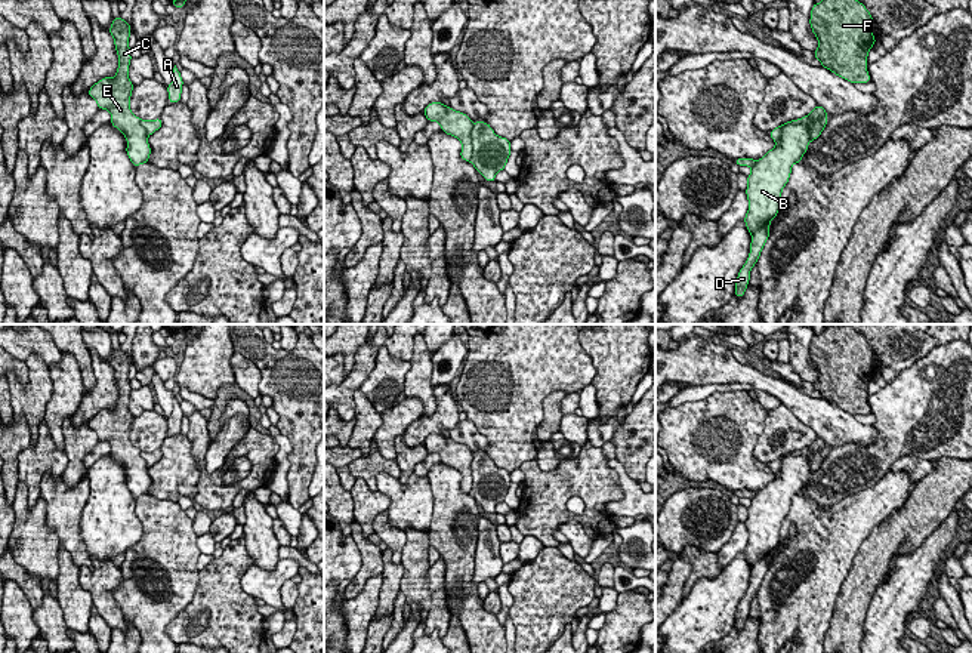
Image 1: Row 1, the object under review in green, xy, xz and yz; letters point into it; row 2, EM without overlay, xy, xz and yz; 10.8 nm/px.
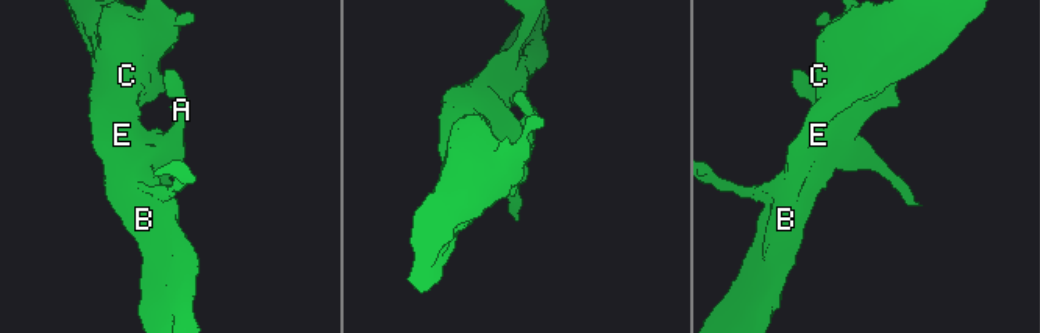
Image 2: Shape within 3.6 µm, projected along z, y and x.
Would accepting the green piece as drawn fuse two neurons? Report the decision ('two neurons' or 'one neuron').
two neurons

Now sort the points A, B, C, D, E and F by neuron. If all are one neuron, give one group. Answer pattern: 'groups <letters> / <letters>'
groups A / B C D E F

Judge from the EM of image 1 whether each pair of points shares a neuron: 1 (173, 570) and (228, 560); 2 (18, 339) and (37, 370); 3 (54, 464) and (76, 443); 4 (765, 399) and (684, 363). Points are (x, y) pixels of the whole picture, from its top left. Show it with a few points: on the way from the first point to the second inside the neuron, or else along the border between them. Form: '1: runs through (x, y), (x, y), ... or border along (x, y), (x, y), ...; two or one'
1: border along (200, 570), (194, 597), (188, 603); two
2: border along (37, 354), (31, 354), (24, 362); two
3: border along (64, 449), (67, 467), (59, 477); two
4: border along (755, 388), (773, 394), (781, 403); two

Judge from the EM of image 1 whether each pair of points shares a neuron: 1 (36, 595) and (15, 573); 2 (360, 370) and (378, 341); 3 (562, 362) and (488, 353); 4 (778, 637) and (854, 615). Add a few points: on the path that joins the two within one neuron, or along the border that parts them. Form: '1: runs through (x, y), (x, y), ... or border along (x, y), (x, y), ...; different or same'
1: runs through (33, 590), (21, 578); same
2: runs through (364, 363), (370, 348); same
3: runs through (545, 357), (506, 357); same
4: border along (841, 590), (830, 627), (824, 637); different

